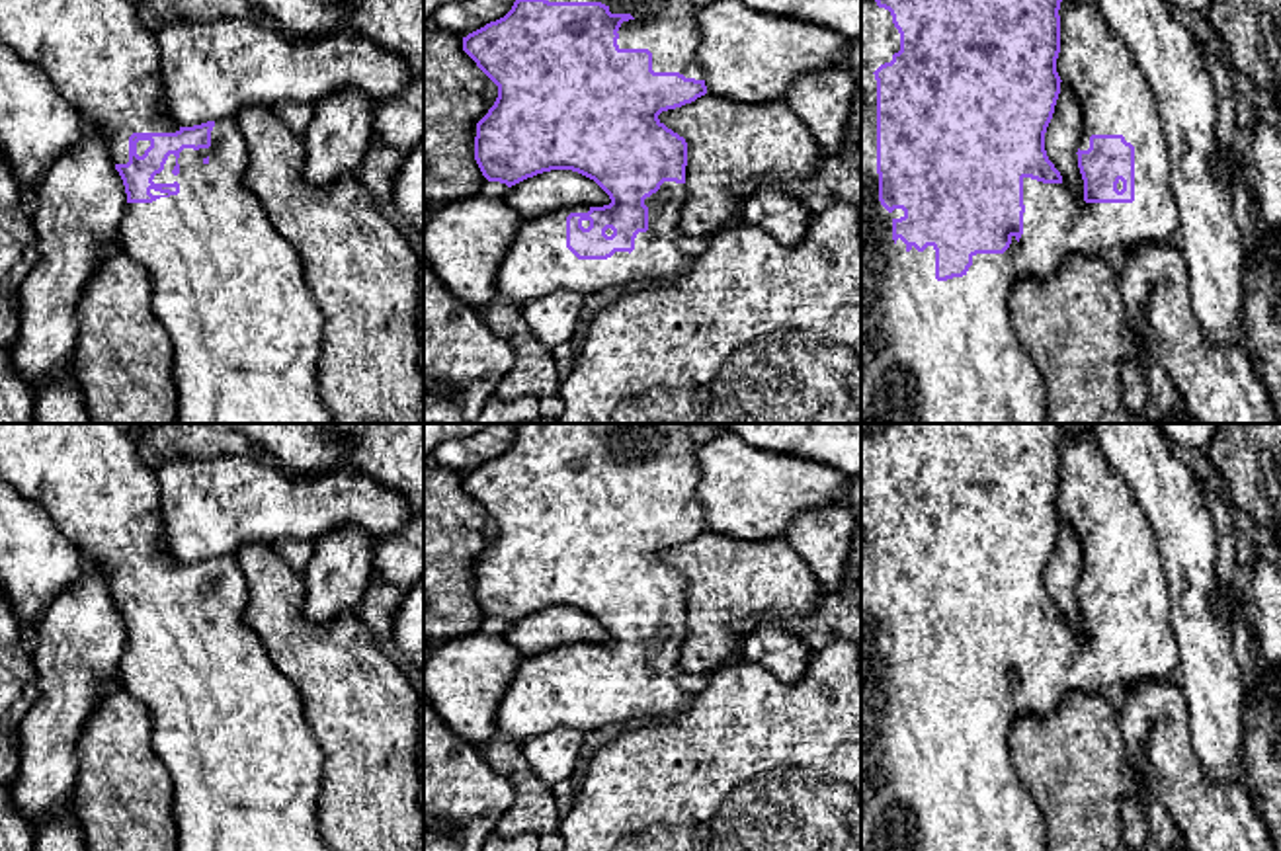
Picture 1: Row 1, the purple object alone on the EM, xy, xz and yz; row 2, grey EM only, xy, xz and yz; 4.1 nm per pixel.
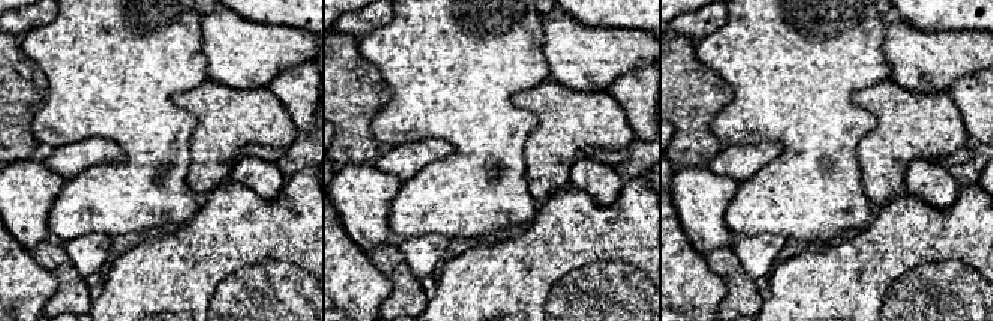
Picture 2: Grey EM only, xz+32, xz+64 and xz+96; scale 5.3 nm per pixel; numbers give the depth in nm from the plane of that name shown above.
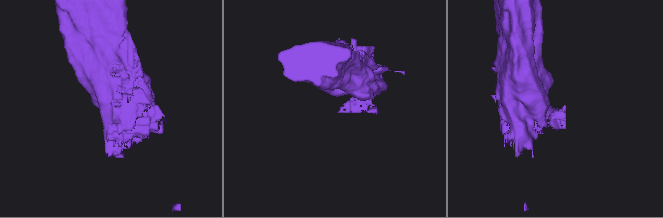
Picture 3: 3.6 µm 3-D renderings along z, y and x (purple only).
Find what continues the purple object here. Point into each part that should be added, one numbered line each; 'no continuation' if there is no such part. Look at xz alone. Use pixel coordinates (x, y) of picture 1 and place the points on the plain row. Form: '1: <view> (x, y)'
1: xz (664, 459)
2: xz (537, 699)

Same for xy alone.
1: xy (90, 479)
2: xy (229, 727)

